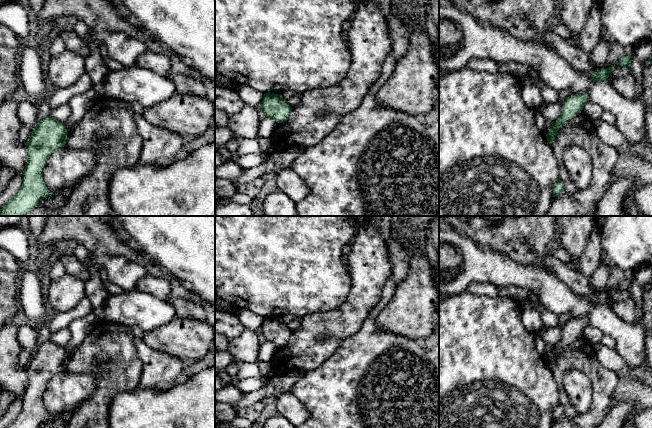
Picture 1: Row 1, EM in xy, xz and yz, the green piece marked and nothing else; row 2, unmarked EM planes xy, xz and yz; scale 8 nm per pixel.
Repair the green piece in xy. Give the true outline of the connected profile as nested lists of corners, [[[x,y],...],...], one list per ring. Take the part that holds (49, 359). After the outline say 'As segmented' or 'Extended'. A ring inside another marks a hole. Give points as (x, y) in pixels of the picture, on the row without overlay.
[[[48,340],[42,343],[31,361],[25,365],[28,386],[22,397],[21,413],[6,428],[38,428],[42,423],[54,419],[43,403],[49,380],[66,368],[67,353],[65,347]]]. As segmented

